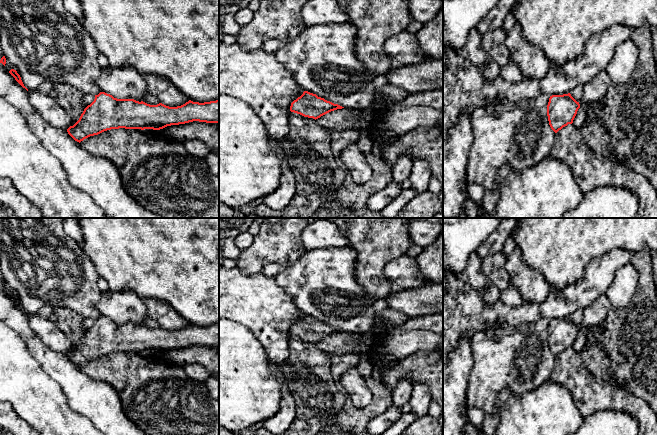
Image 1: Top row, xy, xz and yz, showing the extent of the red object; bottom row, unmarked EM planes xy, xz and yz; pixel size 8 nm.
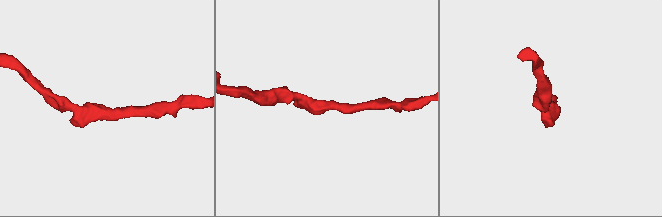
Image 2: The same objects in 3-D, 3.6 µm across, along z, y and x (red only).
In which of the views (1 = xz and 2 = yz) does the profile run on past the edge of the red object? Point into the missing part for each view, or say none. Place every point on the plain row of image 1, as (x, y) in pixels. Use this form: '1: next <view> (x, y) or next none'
1: next none
2: next none

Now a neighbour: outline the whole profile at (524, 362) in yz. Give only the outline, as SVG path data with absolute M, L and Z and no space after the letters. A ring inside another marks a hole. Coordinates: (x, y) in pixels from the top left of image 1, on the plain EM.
M548 318L524 322L518 326L500 322L487 331L477 332L470 339L474 366L466 390L468 407L494 414L497 412L497 397L504 390L510 390L516 397L522 397L550 380L555 356L551 353L547 340L549 322Z

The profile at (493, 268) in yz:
M501 251L490 257L483 258L481 262L483 275L499 289L512 286L511 278L505 268L506 261L507 257Z

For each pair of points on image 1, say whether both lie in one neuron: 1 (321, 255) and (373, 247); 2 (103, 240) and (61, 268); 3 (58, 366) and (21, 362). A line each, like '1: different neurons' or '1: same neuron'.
1: different neurons
2: different neurons
3: different neurons

